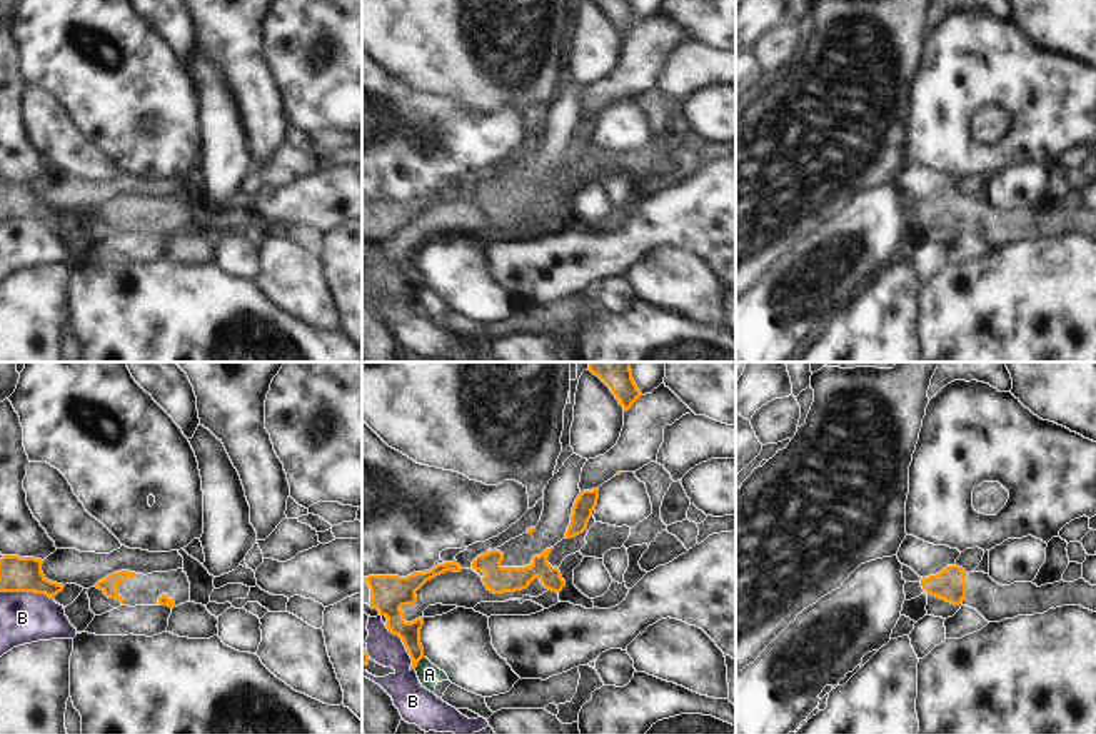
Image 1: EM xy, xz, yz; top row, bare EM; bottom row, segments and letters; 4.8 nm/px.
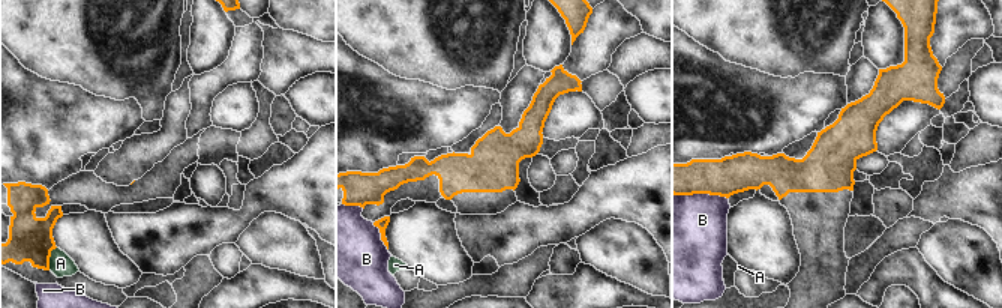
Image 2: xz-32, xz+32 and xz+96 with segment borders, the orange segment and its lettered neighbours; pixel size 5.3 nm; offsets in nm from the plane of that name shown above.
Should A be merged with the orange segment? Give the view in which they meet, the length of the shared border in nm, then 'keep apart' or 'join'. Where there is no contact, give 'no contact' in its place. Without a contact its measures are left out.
xz | 80 nm | keep apart

